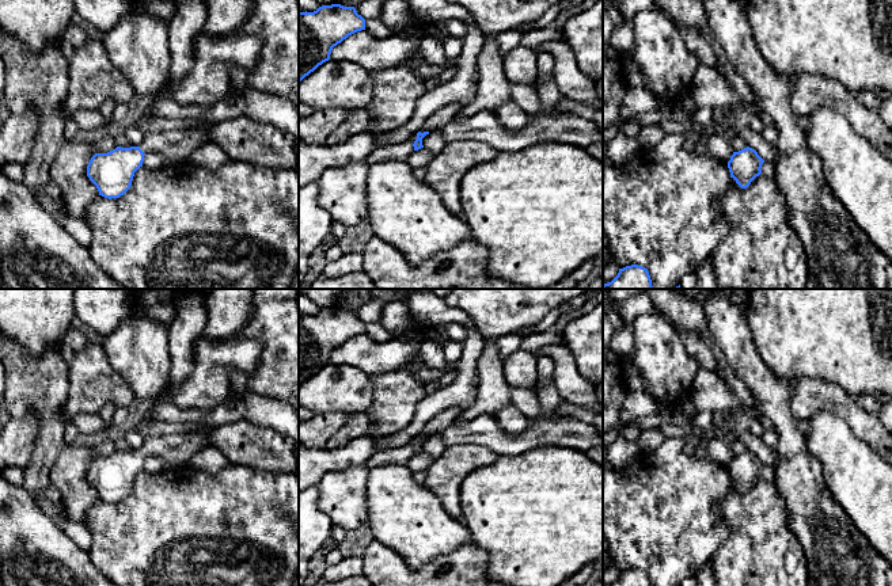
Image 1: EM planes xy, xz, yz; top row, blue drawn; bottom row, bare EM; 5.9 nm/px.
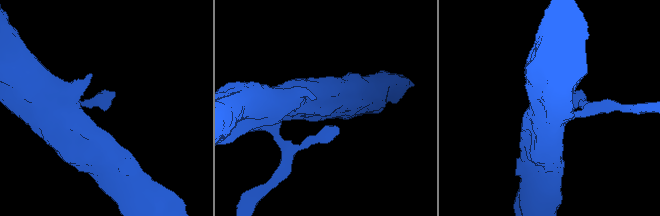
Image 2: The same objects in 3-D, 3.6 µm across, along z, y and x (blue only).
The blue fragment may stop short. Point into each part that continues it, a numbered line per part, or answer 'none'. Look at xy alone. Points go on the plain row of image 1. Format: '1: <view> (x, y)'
1: xy (243, 442)

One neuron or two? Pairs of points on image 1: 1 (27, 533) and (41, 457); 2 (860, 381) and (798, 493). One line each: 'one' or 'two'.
1: two
2: two

